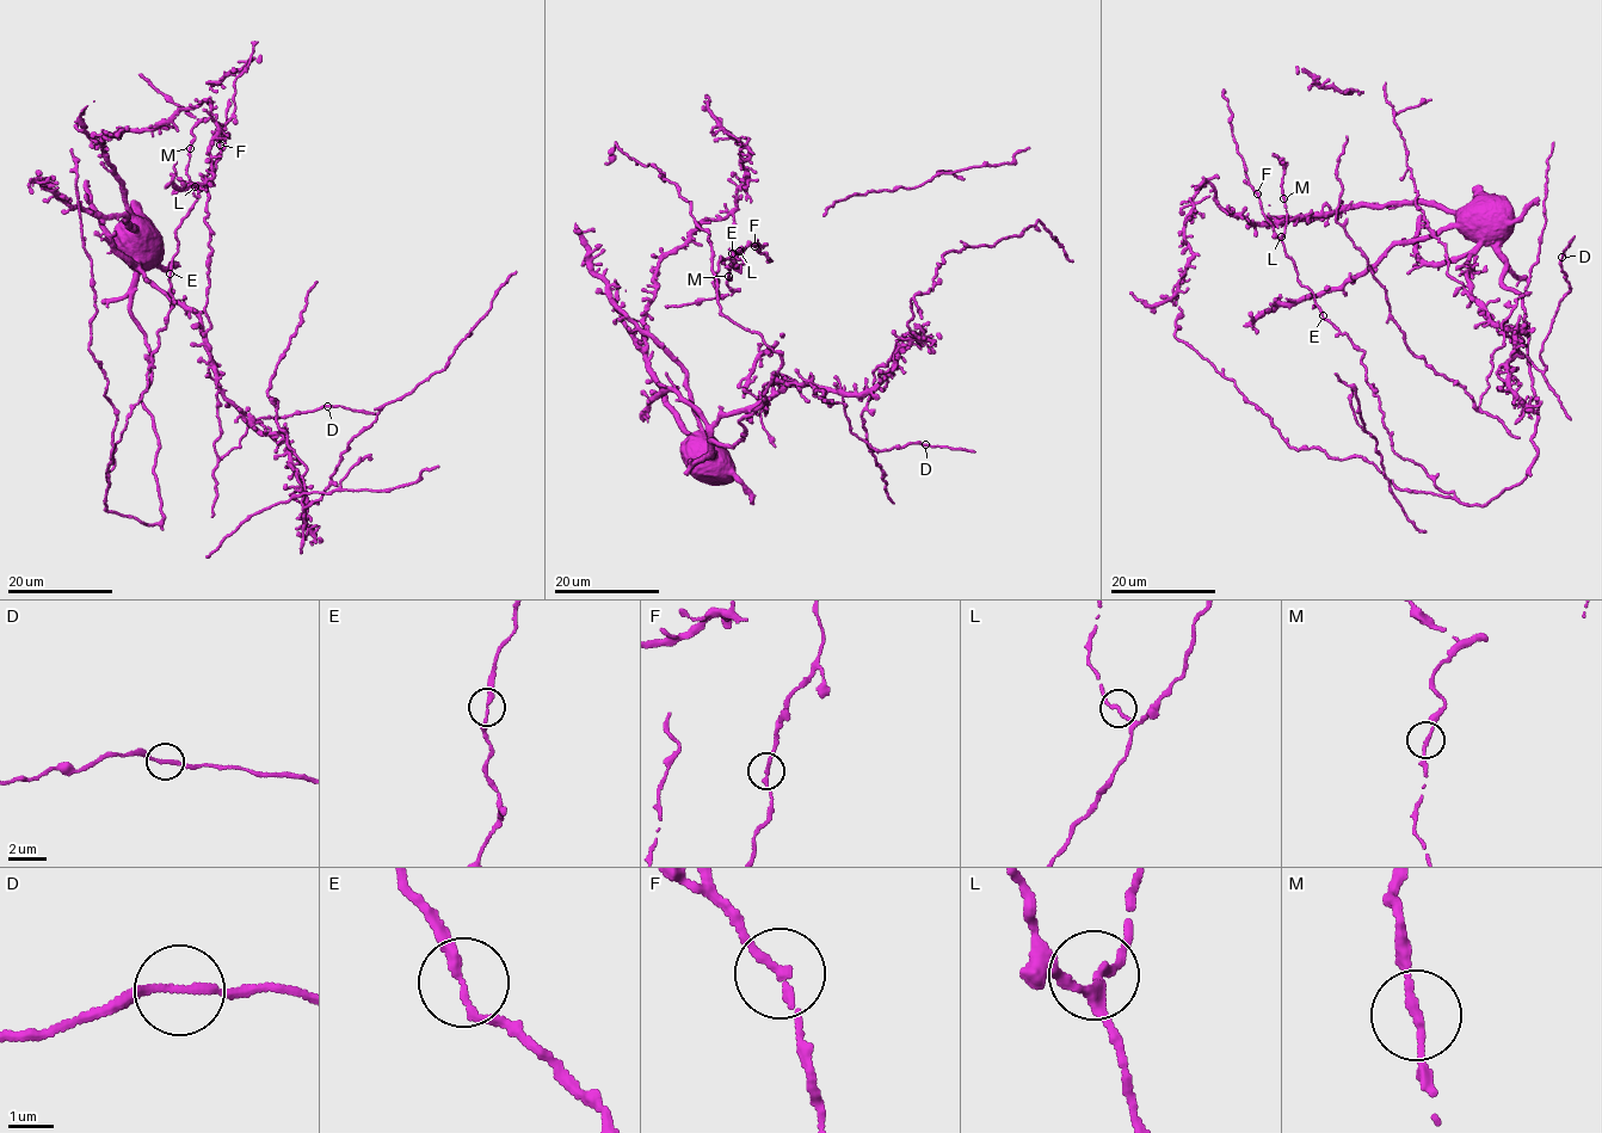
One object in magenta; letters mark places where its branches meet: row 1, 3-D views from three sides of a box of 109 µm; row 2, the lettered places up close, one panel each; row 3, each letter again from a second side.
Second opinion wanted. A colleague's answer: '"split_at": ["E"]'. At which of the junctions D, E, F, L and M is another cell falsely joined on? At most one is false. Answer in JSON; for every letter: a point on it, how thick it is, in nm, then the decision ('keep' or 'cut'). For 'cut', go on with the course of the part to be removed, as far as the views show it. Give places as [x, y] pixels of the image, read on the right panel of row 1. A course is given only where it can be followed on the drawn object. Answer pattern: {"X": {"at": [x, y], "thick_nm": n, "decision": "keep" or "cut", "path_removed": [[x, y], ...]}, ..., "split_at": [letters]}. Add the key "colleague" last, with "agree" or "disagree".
{"D": {"at": [1562, 257], "thick_nm": 170, "decision": "keep"}, "E": {"at": [1323, 315], "thick_nm": 190, "decision": "keep"}, "F": {"at": [1257, 194], "thick_nm": 180, "decision": "keep"}, "L": {"at": [1281, 236], "thick_nm": 160, "decision": "keep"}, "M": {"at": [1283, 198], "thick_nm": 160, "decision": "keep"}, "split_at": [], "colleague": "disagree"}

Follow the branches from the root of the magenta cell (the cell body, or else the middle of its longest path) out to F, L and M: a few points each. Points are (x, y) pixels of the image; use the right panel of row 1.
F: (1476, 216), (1521, 296), (1538, 411), (1526, 475), (1474, 505), (1392, 449), (1363, 352), (1300, 284), (1257, 194)
L: (1476, 216), (1521, 296), (1538, 405), (1535, 460), (1482, 505), (1392, 449), (1363, 352), (1281, 236)
M: (1476, 216), (1521, 296), (1538, 411), (1526, 475), (1474, 505), (1392, 449), (1363, 352), (1285, 251), (1285, 198)

